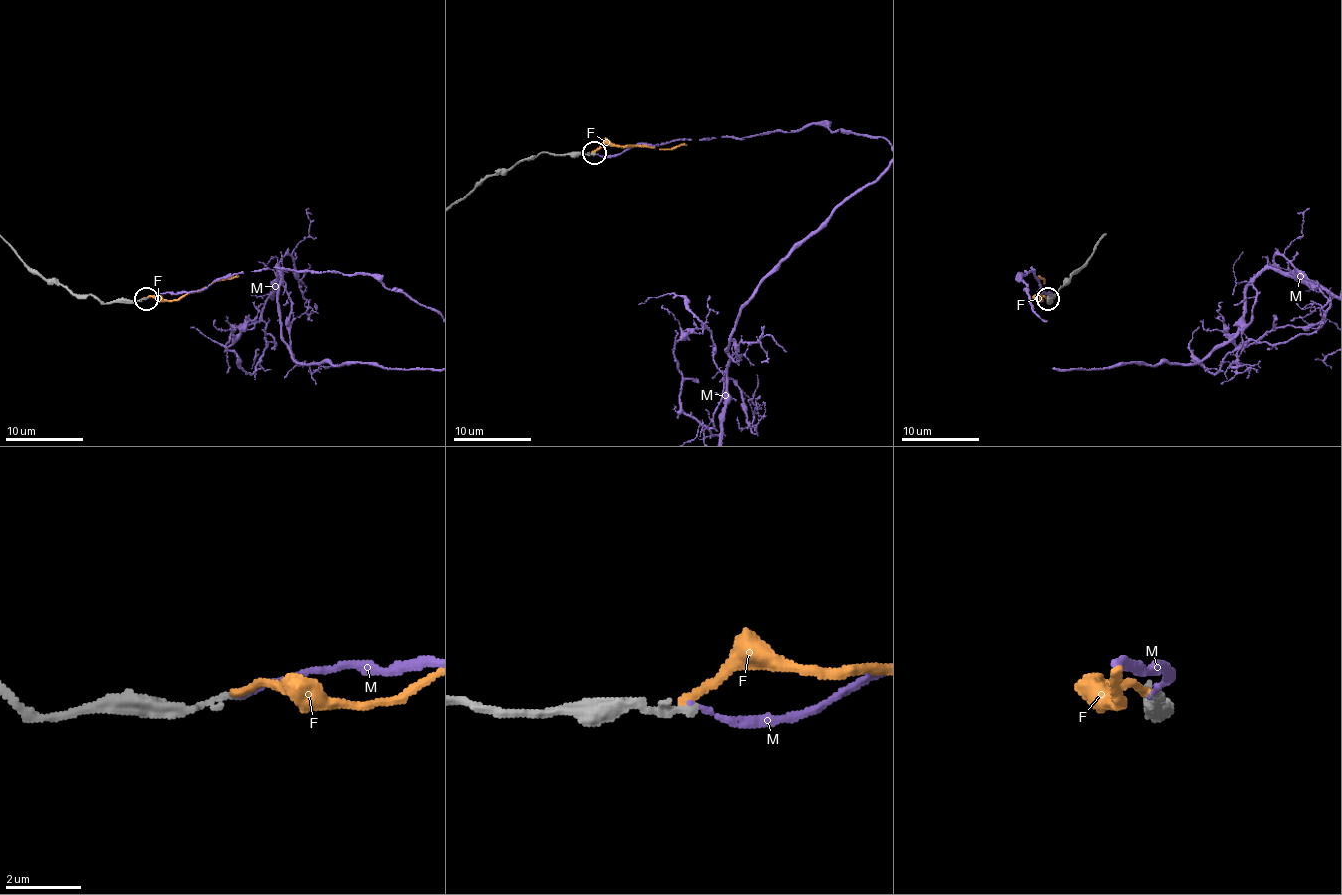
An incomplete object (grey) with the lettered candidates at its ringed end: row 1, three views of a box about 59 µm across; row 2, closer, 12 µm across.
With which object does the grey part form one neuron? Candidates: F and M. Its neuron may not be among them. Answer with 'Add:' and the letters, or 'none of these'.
Add: M

